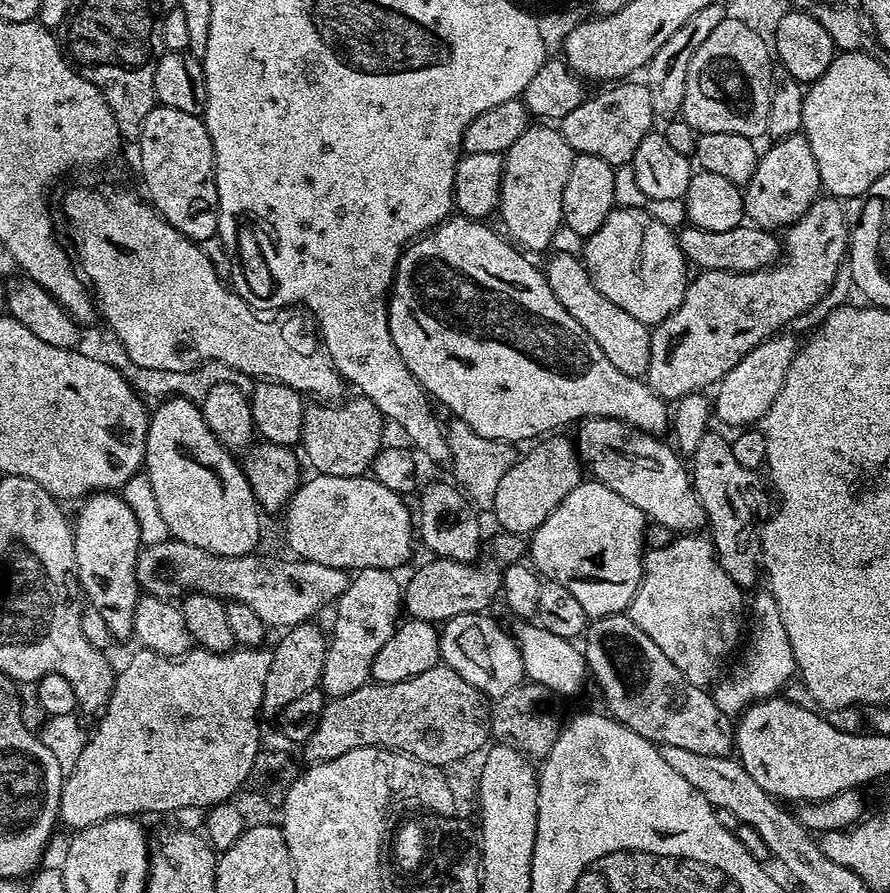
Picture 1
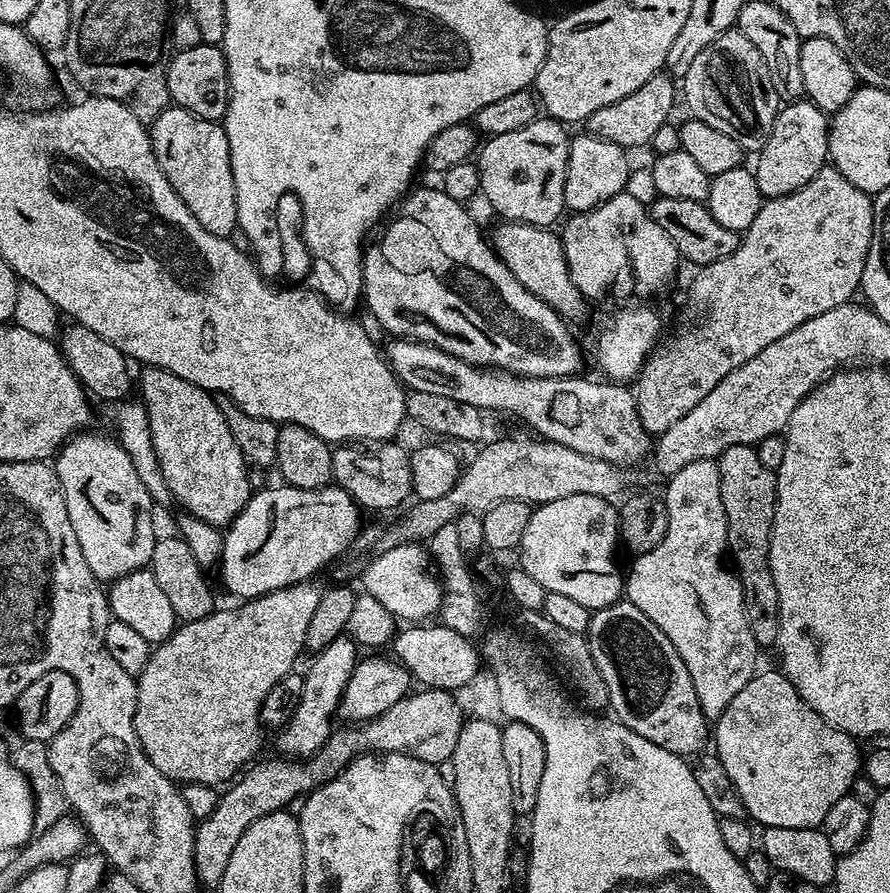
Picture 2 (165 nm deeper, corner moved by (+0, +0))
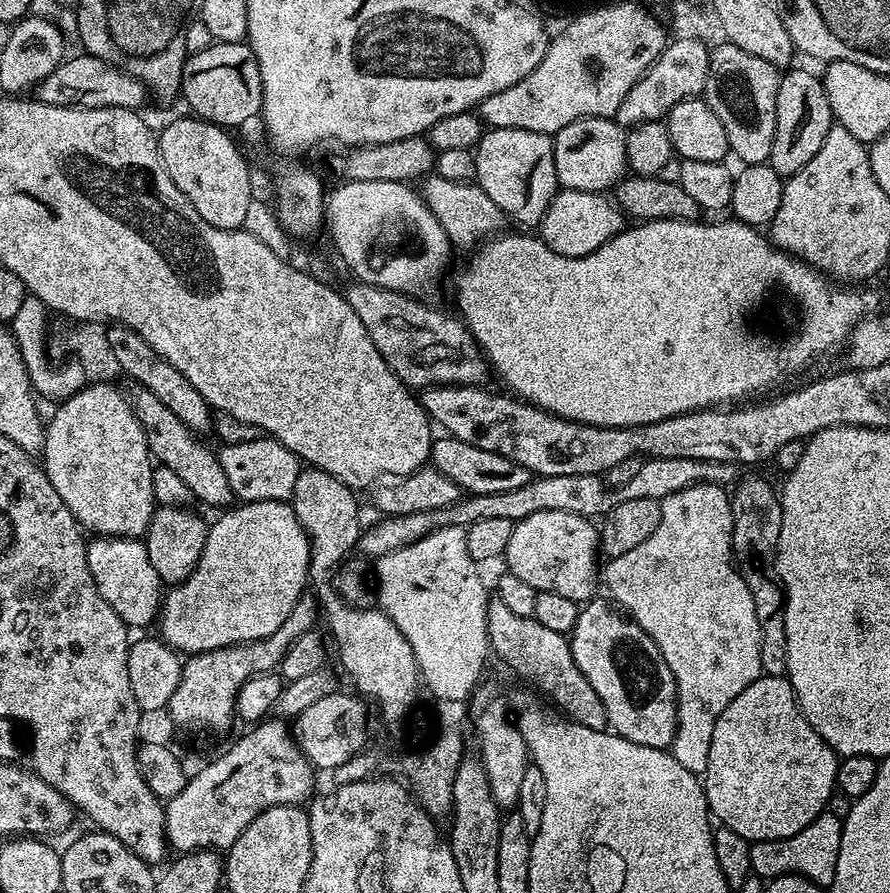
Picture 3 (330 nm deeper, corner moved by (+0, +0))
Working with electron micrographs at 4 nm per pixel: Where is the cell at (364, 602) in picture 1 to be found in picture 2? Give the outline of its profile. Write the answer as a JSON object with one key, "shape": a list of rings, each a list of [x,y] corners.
{"shape":[[[342,635],[330,646],[319,649],[309,666],[308,672],[303,673],[304,685],[302,686],[302,698],[298,702],[298,710],[290,718],[290,722],[279,729],[276,740],[277,753],[288,758],[307,758],[315,756],[316,751],[328,741],[328,737],[334,731],[332,716],[337,715],[340,698],[346,688],[346,682],[350,674],[358,665],[357,645],[353,644],[347,635]]]}

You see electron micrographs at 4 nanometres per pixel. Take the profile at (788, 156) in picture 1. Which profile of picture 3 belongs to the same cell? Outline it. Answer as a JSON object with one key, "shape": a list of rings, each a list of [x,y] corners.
{"shape":[[[795,68],[785,71],[780,77],[776,99],[776,129],[768,159],[772,169],[781,178],[793,176],[795,172],[802,170],[802,166],[806,166],[806,162],[810,162],[810,158],[814,158],[814,154],[822,150],[822,142],[826,142],[826,134],[834,123],[823,79],[817,73],[815,76],[812,72]]]}

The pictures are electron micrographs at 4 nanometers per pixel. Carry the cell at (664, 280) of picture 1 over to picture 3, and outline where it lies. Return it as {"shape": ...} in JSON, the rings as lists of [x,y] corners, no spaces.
{"shape":[[[565,188],[557,191],[543,220],[538,225],[538,235],[550,250],[563,256],[578,258],[598,250],[610,238],[626,227],[626,216],[607,195]]]}

